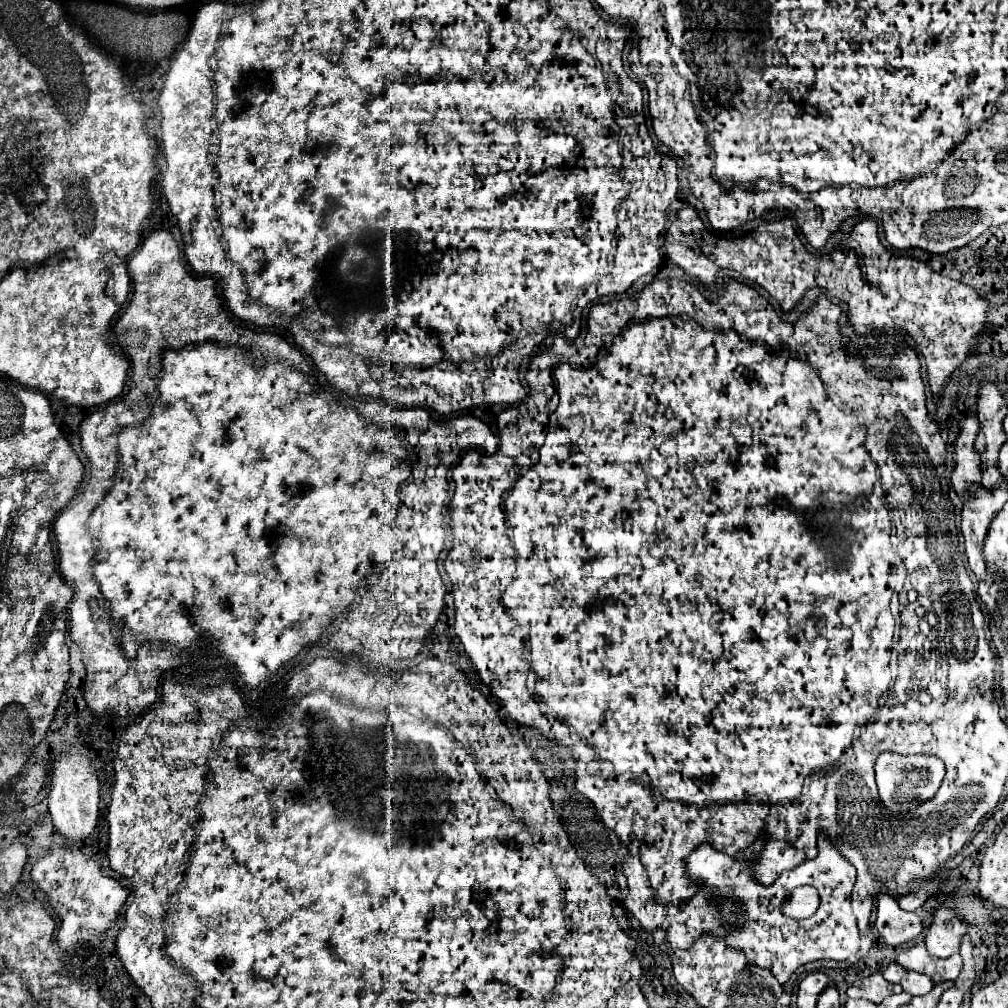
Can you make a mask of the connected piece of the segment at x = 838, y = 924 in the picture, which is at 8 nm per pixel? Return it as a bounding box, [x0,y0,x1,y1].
[623,835,859,983]

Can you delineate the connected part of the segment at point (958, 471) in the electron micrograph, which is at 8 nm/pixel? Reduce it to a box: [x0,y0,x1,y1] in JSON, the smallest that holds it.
[951,417,979,499]

